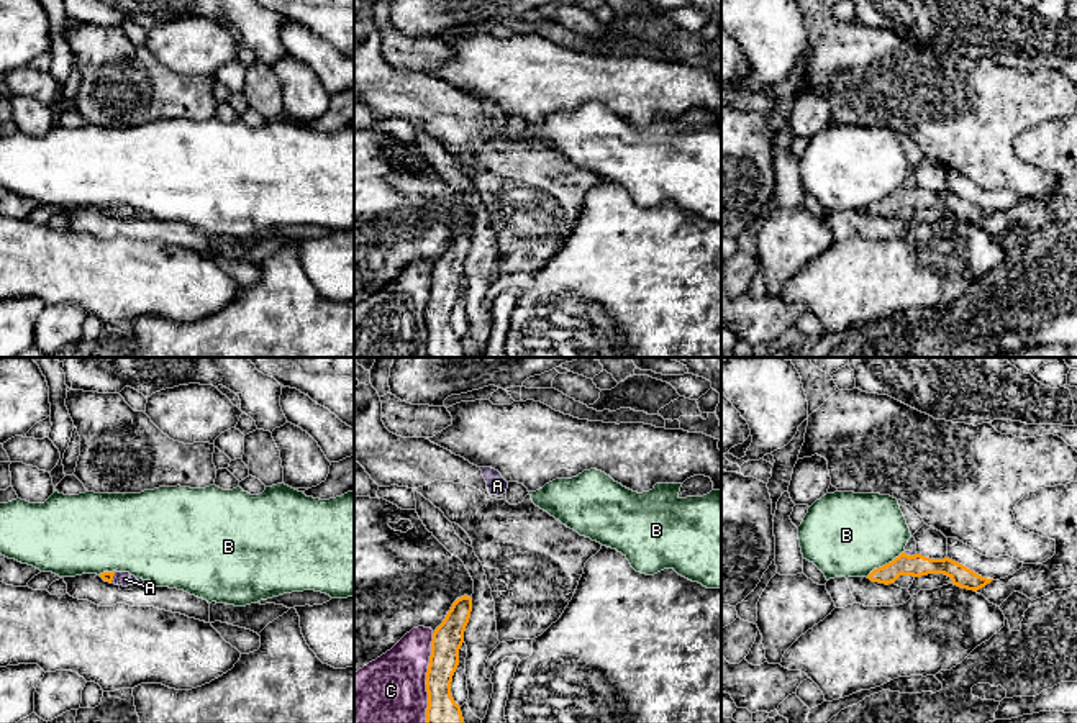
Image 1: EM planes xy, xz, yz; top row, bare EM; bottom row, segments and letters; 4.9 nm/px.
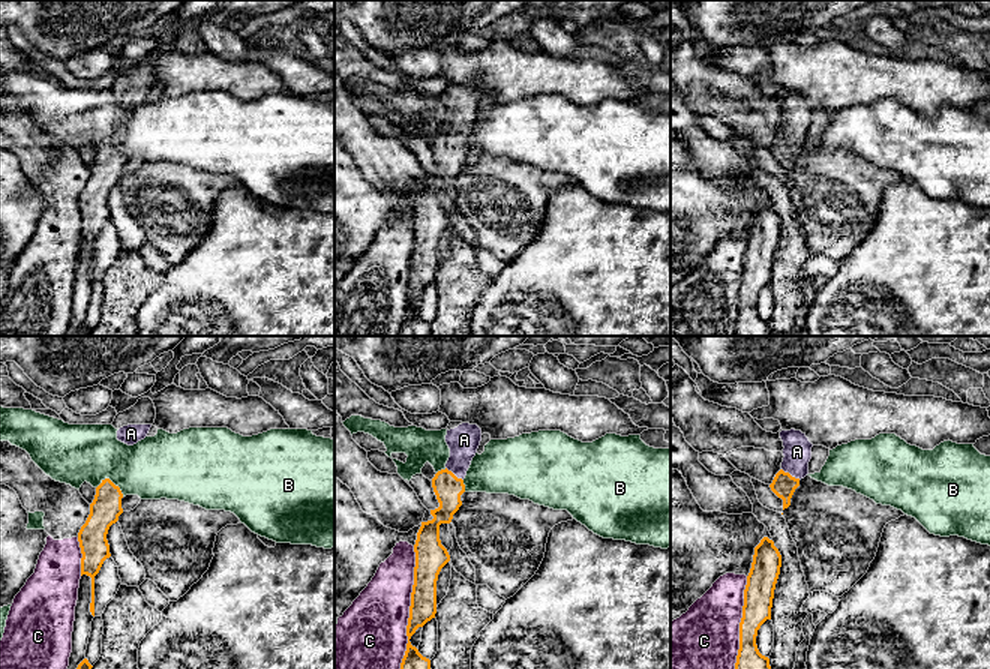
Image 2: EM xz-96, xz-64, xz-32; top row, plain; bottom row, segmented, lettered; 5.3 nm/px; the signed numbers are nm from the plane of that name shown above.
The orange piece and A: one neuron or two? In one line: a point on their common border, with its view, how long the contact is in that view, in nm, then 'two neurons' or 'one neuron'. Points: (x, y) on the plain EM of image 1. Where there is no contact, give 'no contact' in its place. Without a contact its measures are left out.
xy (112, 210) | 60 nm | one neuron

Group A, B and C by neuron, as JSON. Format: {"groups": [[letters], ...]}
{"groups": [["A"], ["B"], ["C"]]}

